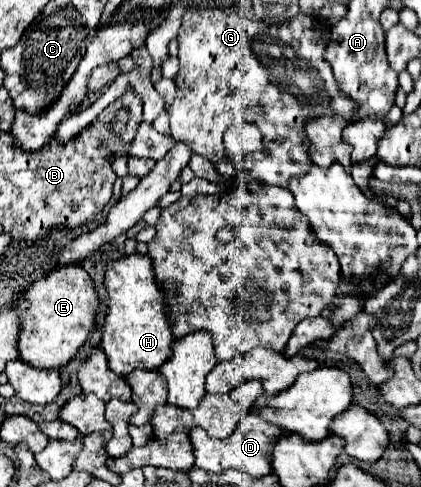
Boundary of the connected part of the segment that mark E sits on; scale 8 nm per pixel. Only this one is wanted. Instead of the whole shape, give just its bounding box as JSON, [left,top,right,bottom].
[17,266,97,368]

